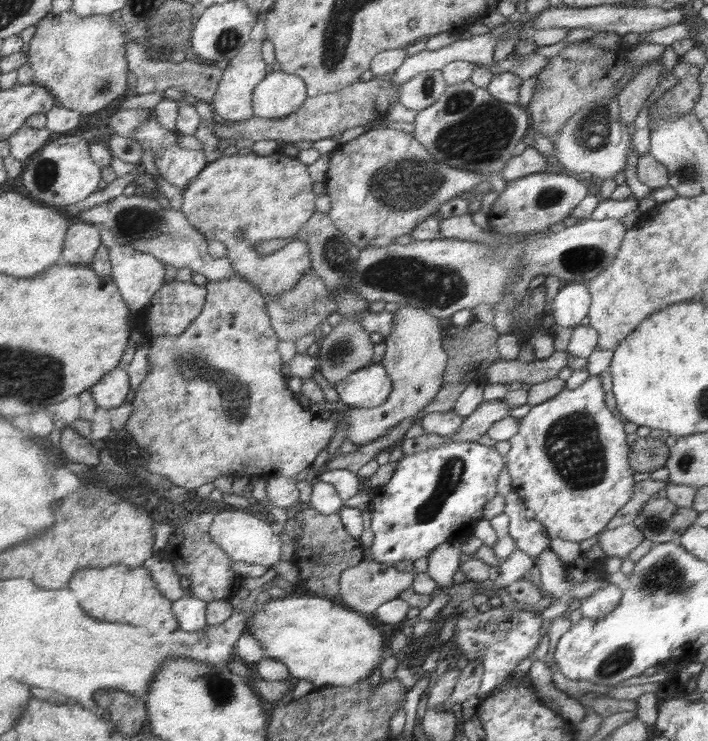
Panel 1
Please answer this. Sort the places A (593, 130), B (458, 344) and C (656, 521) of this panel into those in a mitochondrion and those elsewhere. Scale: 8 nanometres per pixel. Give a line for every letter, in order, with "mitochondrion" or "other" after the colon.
A: mitochondrion
B: other
C: mitochondrion

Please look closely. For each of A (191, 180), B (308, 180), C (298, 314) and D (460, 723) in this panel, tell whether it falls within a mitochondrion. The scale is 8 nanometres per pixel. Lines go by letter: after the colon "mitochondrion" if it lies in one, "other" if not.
A: other
B: other
C: mitochondrion
D: other

